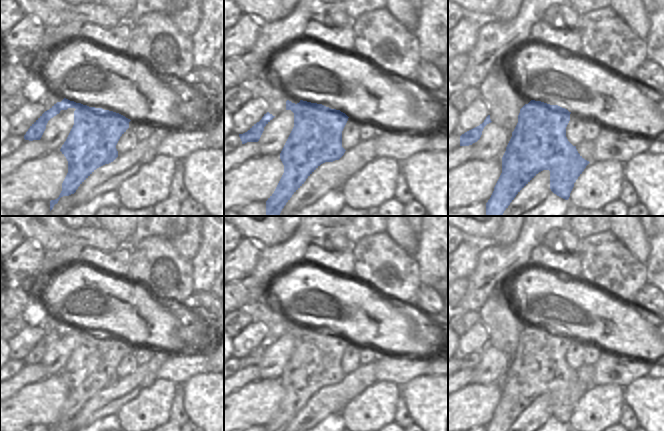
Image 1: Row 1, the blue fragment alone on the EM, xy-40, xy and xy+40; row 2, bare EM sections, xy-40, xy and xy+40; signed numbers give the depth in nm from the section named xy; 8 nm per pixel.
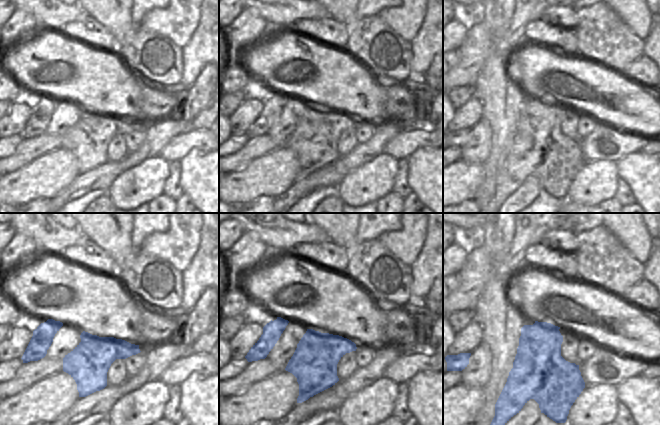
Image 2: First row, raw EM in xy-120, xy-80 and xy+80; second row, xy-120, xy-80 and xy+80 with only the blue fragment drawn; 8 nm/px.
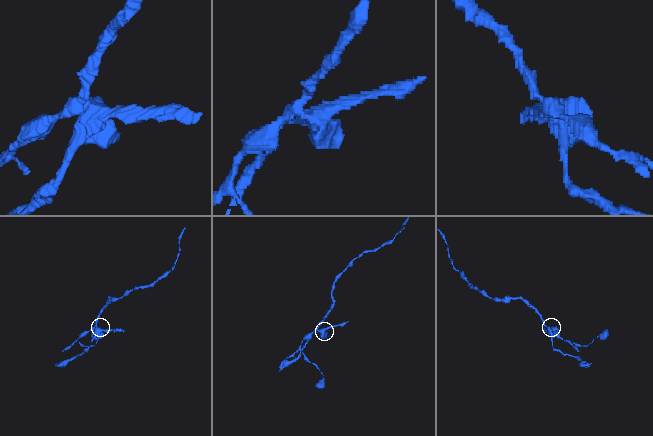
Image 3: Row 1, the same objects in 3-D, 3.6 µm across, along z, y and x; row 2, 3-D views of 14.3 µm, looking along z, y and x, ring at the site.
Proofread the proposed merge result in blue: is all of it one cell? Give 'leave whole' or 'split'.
split

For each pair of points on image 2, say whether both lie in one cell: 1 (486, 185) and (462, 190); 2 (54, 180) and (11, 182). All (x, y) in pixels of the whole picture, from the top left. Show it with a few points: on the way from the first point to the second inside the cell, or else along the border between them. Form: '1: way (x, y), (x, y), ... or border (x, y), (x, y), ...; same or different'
1: border (483, 164), (483, 181), (474, 198); different
2: way (43, 180), (22, 182); same

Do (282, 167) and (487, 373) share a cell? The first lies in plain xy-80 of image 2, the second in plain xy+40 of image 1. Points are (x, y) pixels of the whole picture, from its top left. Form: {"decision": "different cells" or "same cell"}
{"decision": "different cells"}

